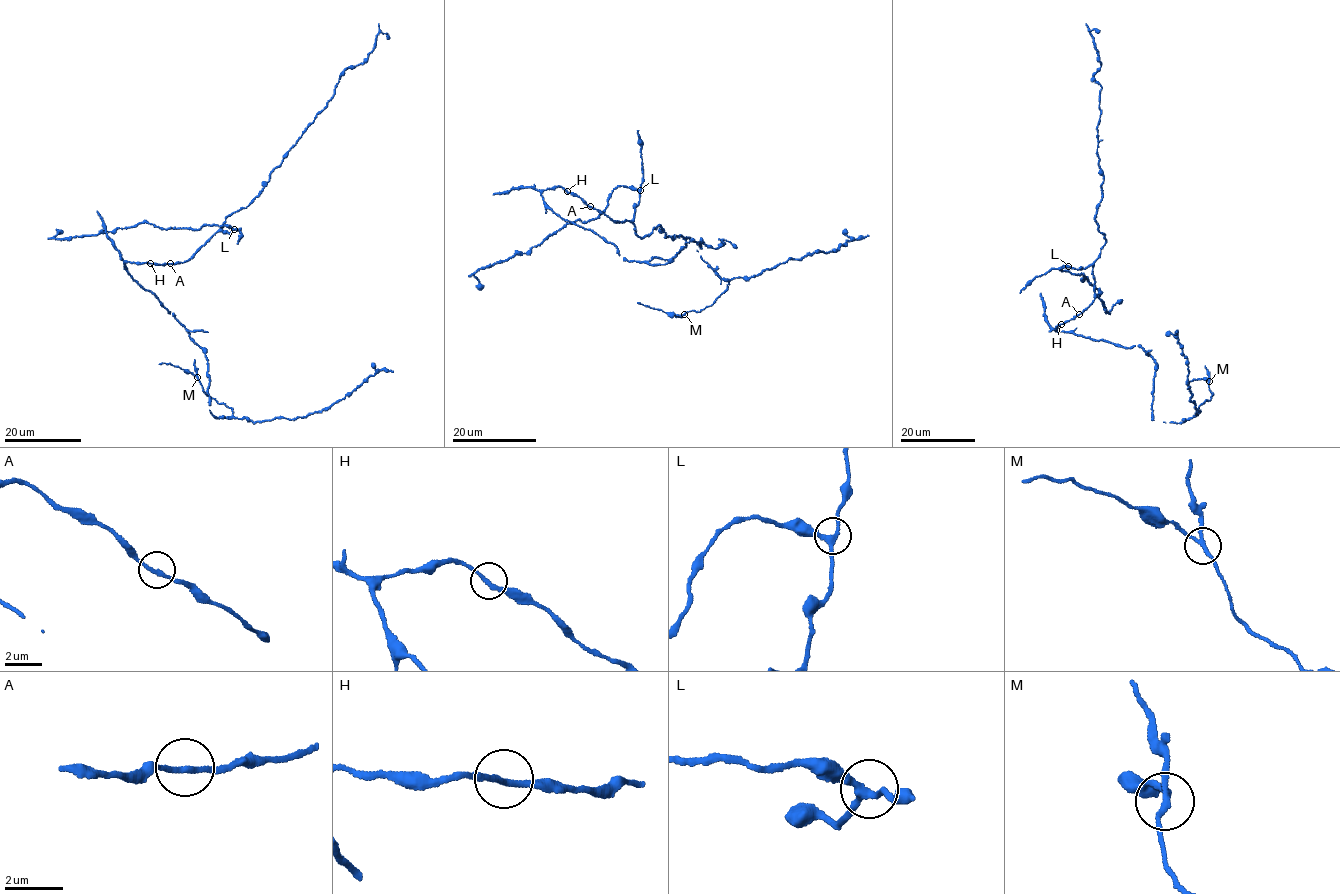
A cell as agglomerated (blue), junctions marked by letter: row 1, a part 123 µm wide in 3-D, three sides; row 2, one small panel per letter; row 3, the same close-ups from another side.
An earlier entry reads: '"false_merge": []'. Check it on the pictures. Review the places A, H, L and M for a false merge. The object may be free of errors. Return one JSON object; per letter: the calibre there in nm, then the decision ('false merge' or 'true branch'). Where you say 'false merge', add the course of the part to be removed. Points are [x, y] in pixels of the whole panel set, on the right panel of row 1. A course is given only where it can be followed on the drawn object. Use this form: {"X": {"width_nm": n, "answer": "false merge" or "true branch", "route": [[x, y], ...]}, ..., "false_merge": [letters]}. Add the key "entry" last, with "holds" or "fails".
{"A": {"width_nm": 180, "answer": "true branch"}, "H": {"width_nm": 200, "answer": "true branch"}, "L": {"width_nm": 240, "answer": "true branch"}, "M": {"width_nm": 170, "answer": "false merge", "route": [[1208, 381], [1205, 366]]}, "false_merge": ["M"], "entry": "fails"}

